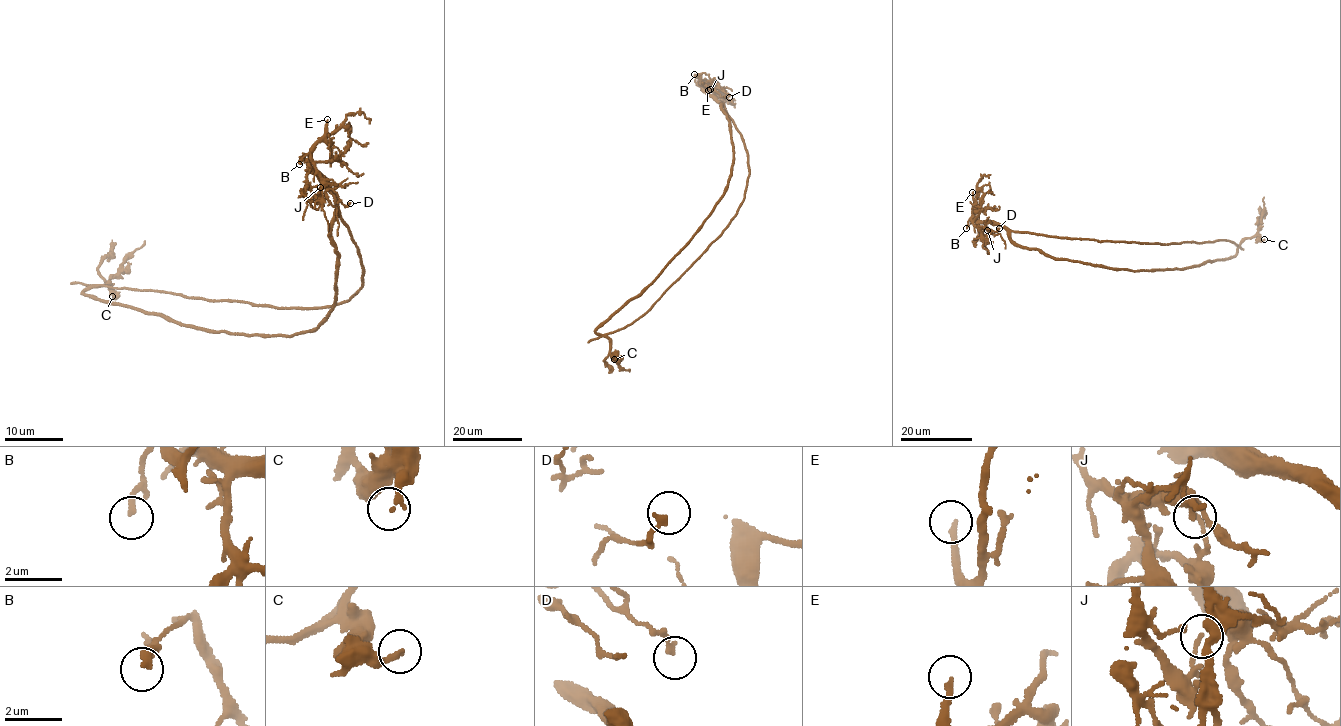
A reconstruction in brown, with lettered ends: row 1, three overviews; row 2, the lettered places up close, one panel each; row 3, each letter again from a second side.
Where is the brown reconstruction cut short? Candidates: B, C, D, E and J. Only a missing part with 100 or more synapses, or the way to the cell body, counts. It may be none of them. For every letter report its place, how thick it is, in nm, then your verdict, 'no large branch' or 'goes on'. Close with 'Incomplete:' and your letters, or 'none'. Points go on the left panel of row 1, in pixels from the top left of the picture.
B: at (299, 164); 190 nm thick; no large branch
C: at (112, 296); 180 nm thick; no large branch
D: at (350, 203); 180 nm thick; no large branch
E: at (327, 119); 200 nm thick; no large branch
J: at (320, 187); 140 nm thick; no large branch
Incomplete: none

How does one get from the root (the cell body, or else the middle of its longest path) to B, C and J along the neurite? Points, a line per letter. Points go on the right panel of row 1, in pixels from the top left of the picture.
B: (1135, 242), (1014, 231), (973, 217), (966, 228)
C: (1135, 242), (1168, 245), (1219, 239), (1233, 242), (1237, 246), (1243, 240), (1254, 236), (1264, 239)
J: (1135, 242), (1058, 237), (1008, 230), (987, 221), (979, 224), (980, 233), (988, 235), (987, 230)

